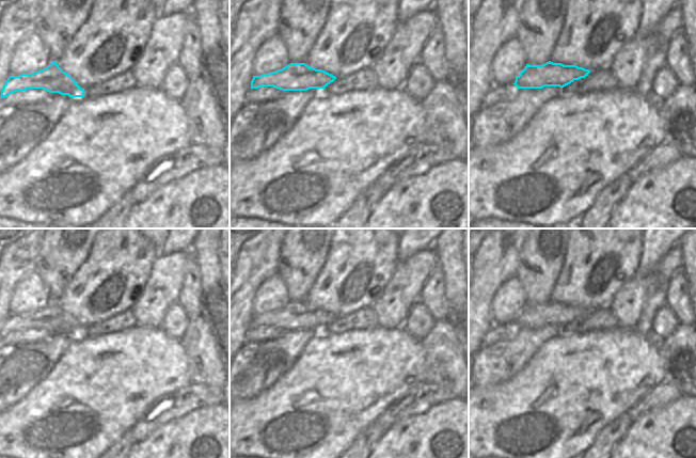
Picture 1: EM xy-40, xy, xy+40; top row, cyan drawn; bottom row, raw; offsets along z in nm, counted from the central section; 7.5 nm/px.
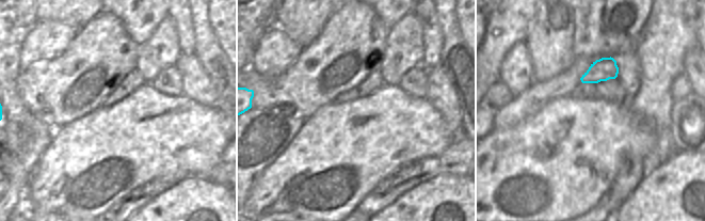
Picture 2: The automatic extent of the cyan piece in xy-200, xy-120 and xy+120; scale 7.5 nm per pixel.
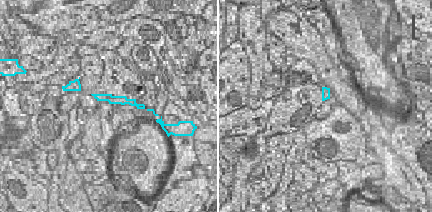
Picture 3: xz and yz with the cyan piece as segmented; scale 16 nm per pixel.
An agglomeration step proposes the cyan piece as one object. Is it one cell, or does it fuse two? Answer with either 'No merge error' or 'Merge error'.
No merge error

